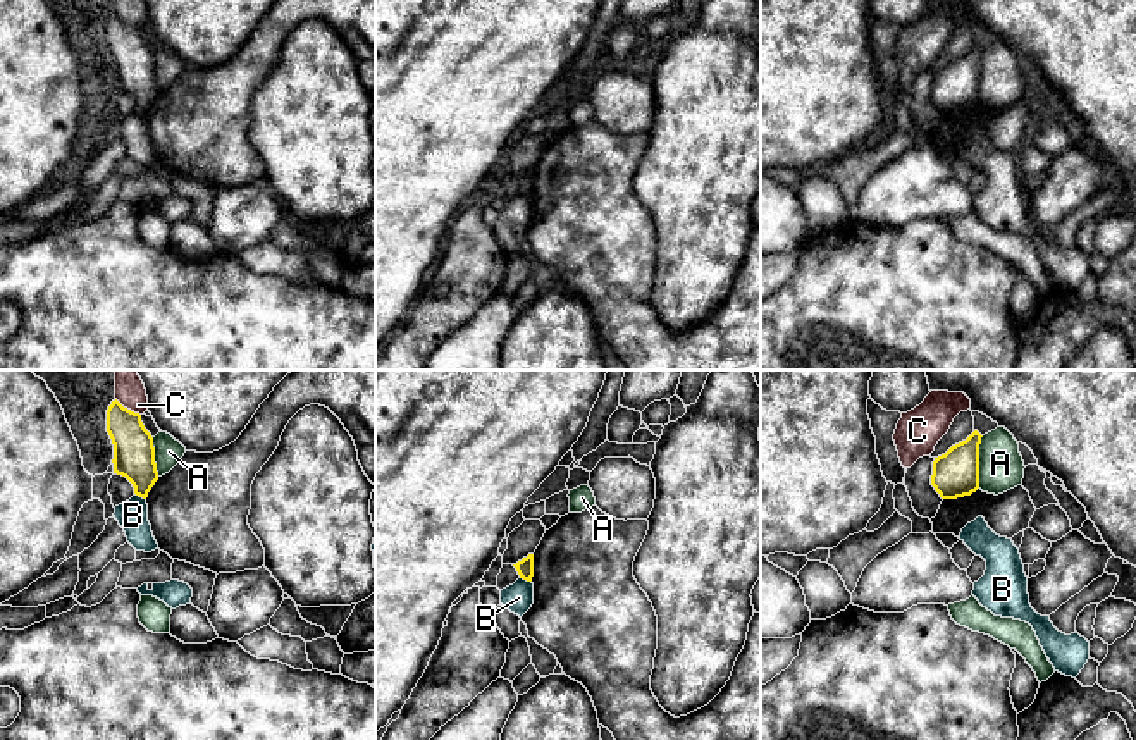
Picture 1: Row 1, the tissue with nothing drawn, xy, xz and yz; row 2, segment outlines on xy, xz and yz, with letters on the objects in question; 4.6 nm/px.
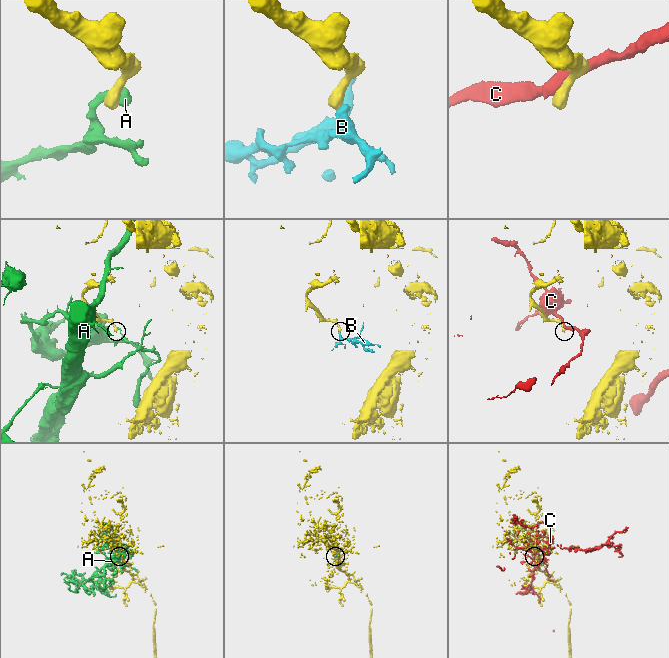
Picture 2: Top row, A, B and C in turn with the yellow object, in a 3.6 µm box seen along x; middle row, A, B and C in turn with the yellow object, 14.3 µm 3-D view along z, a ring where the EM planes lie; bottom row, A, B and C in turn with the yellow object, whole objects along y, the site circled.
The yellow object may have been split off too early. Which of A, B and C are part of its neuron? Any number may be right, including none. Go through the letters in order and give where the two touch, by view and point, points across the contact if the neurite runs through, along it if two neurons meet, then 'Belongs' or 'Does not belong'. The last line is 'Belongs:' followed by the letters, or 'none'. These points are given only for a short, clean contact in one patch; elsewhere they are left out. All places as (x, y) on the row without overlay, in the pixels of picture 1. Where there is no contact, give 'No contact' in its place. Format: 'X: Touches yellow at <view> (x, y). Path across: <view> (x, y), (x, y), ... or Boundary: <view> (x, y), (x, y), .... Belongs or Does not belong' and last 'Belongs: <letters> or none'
A: Touches yellow at yz (978, 76). Boundary: yz (983, 50), (978, 102). Does not belong
B: Touches yellow at xy (140, 110). Boundary: xy (135, 107), (145, 114). Does not belong
C: Touches yellow at xy (126, 23). Does not belong
Belongs: none

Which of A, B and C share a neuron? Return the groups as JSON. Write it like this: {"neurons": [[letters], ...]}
{"neurons": [["A"], ["B"], ["C"]]}

